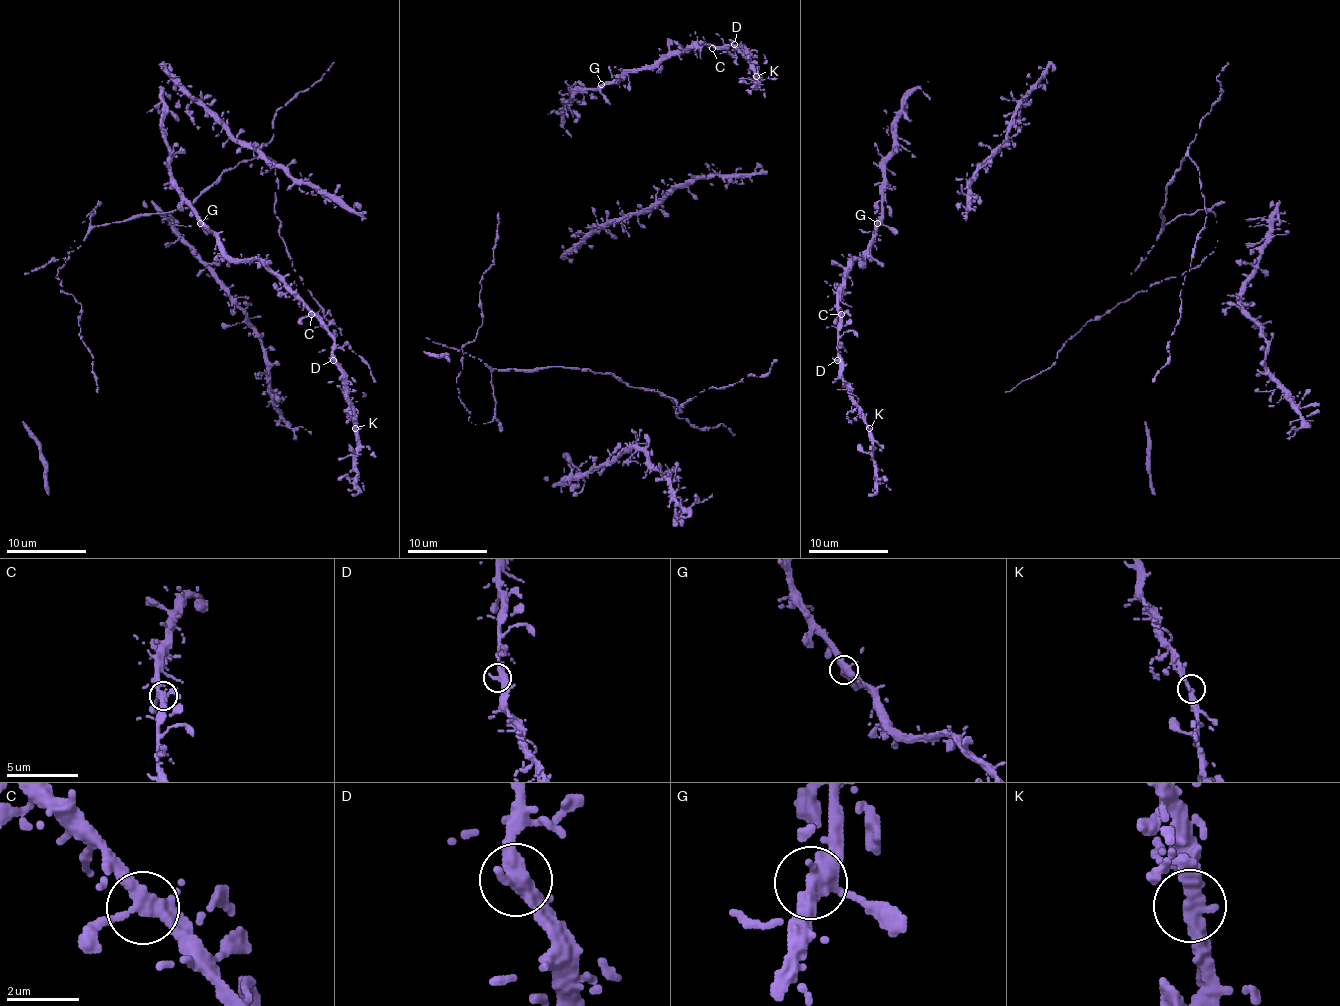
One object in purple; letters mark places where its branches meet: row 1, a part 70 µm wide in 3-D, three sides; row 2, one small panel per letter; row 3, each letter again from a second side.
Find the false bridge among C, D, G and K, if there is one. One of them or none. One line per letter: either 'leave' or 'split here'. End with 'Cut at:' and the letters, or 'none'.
C: leave
D: leave
G: leave
K: leave
Cut at: none

